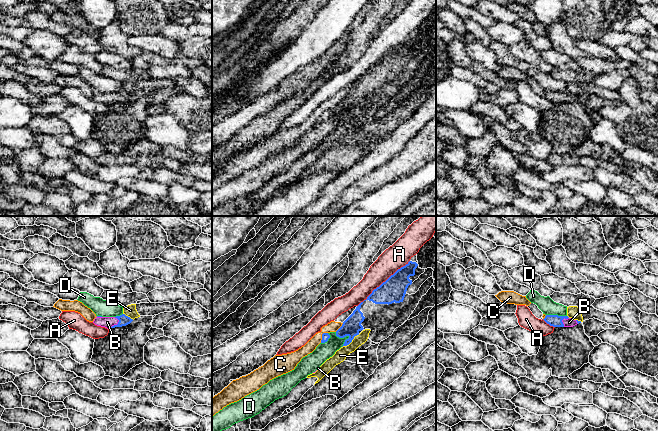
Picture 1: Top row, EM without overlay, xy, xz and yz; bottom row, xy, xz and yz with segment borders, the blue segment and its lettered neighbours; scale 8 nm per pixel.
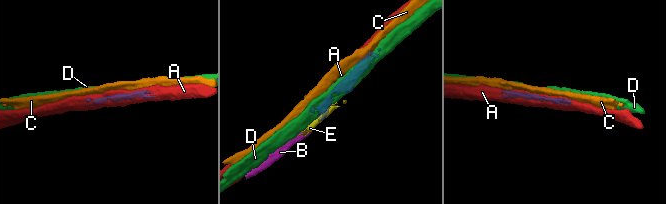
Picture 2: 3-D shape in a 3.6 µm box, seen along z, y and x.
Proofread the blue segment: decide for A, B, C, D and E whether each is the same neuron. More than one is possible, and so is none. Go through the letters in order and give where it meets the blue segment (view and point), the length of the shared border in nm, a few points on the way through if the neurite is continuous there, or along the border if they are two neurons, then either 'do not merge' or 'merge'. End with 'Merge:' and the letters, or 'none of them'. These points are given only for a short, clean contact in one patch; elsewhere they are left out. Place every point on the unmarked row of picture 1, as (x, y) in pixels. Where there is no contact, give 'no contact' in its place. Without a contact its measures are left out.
A: contact xz (383, 58); length 550 nm; do not merge
B: contact xy (117, 100); length 100 nm; way xy (124, 96), (117, 100), (107, 98); merge
C: contact xz (322, 112); length 110 nm; do not merge
D: contact xz (344, 112); length 130 nm; do not merge
E: contact xz (351, 117); length 180 nm; border xz (359, 110), (342, 123); do not merge
Merge: B

